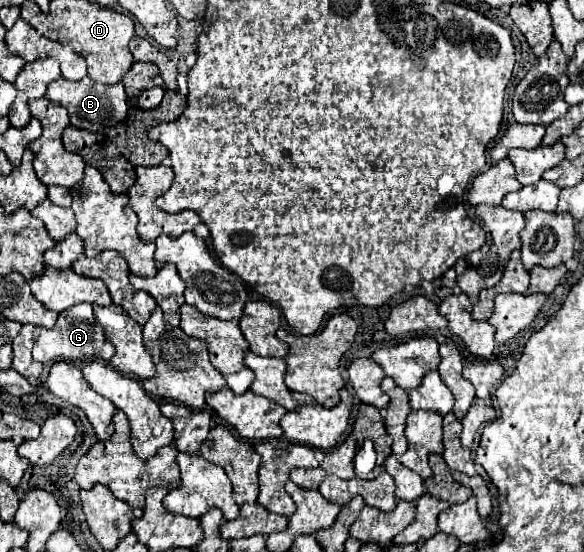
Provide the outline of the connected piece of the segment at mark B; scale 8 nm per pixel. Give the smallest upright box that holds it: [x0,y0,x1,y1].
[46,76,128,132]

